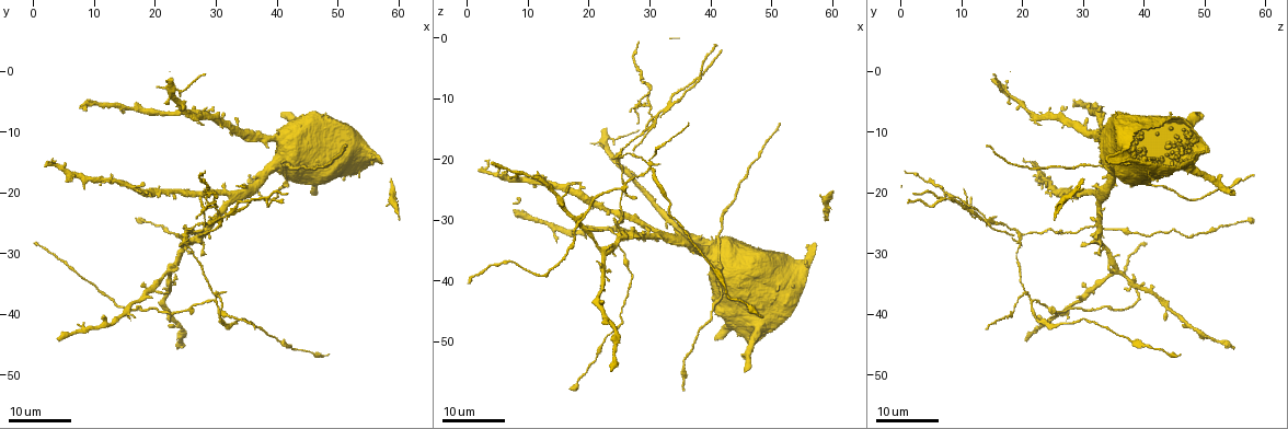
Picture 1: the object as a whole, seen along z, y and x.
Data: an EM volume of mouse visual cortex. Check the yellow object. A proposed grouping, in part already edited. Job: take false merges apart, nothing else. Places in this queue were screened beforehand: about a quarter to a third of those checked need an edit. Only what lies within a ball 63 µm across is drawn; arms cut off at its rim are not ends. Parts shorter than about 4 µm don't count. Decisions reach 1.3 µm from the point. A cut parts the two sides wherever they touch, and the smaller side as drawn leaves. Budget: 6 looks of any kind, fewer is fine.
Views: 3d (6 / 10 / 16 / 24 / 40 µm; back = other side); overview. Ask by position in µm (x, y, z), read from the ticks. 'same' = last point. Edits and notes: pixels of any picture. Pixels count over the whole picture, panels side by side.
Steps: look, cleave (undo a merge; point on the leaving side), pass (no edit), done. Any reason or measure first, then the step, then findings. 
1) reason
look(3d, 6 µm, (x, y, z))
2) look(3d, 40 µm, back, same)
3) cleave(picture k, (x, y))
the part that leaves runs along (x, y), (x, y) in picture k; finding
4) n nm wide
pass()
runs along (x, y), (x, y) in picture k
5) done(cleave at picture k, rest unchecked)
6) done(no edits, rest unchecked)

looks like a crossing
look(3d, 24 µm, (30.0, 37.0, 20.0))

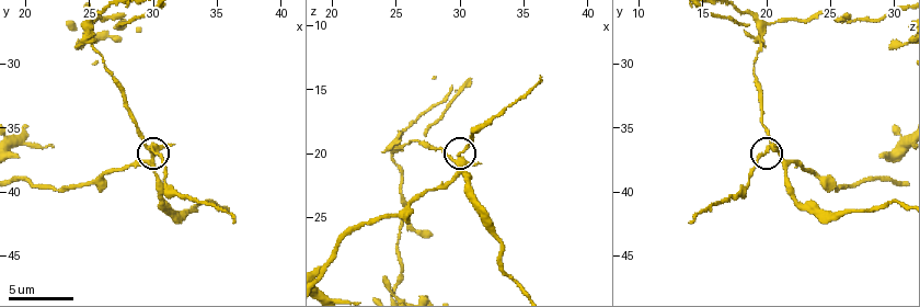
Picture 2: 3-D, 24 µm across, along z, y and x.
look(3d, 10 µm, (29.6, 36.6, 20.6))

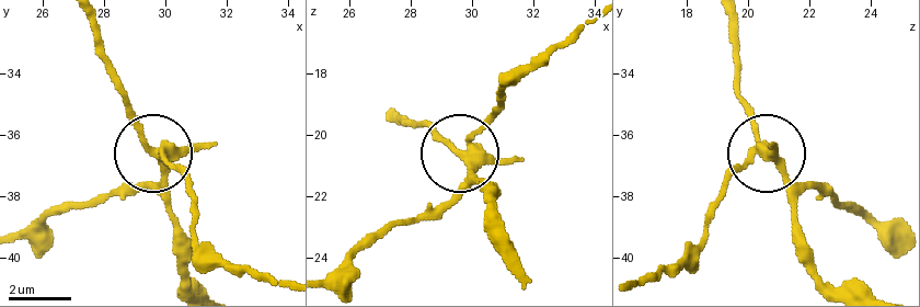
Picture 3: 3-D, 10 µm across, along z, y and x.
cleave(picture 3, (185, 171))
the part that leaves runs along (474, 147), (501, 92), (591, 23) in picture 3; a second cell is stuck on

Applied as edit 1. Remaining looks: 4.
redraw
look(overview)

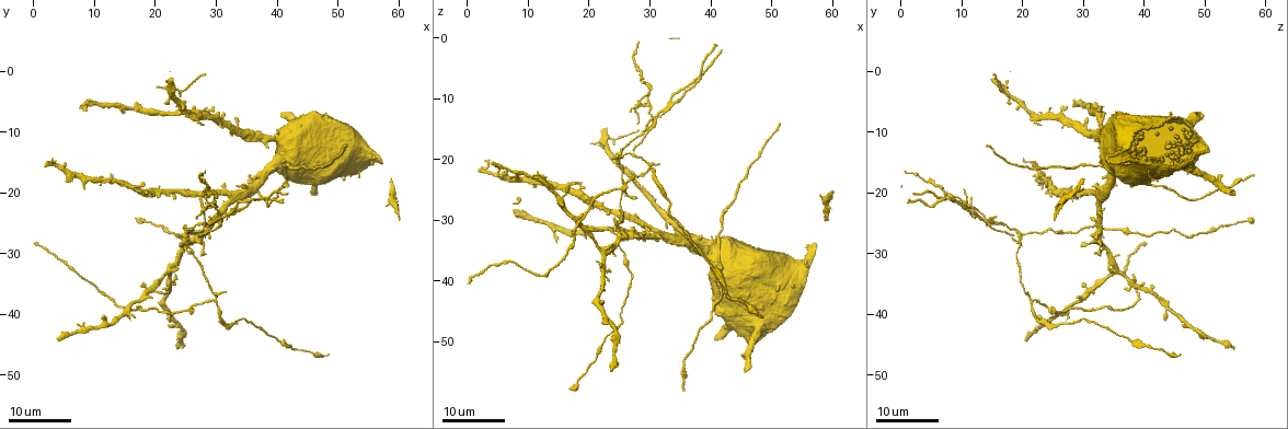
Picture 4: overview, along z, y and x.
a fork
look(3d, 24 µm, (18.0, 38.0, 30.0))

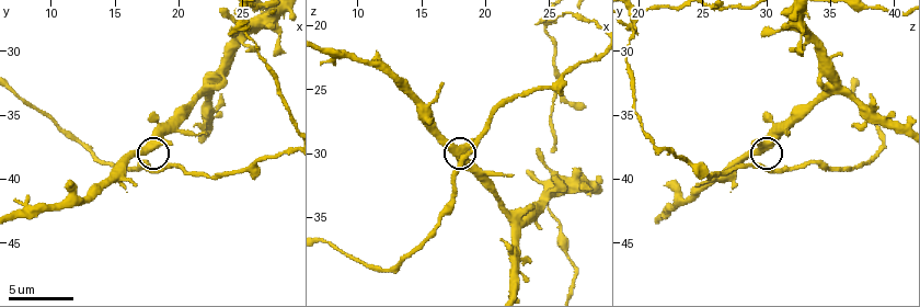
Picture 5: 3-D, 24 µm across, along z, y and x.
zoom in
look(3d, 10 µm, (17.8, 37.6, 29.8))

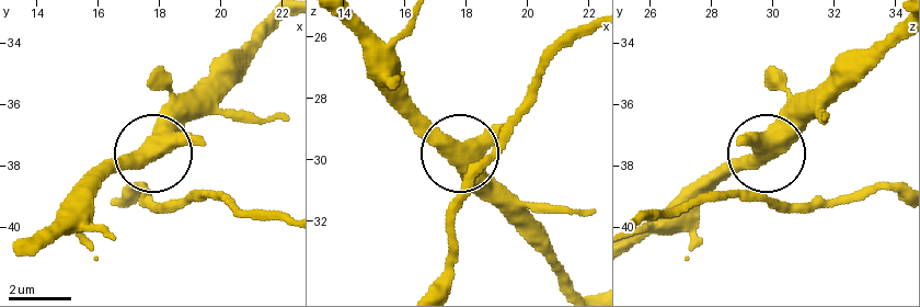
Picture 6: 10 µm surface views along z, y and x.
pass()
runs along (570, 283), (545, 236), (406, 98) in picture 6; one cell here

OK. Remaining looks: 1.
done(cleave at picture 3, rest unchecked)

